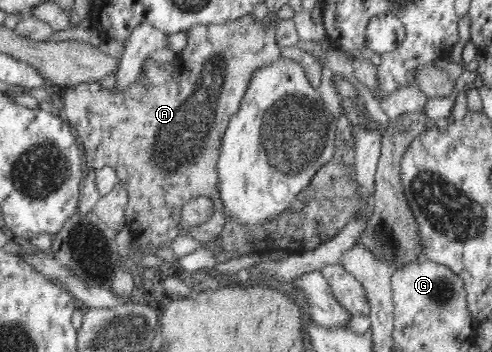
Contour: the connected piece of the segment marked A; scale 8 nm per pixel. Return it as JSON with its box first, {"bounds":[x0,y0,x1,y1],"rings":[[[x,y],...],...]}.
{"bounds":[61,17,281,247],"rings":[[[242,17],[219,26],[195,26],[187,30],[187,46],[176,54],[173,61],[163,67],[147,57],[138,77],[124,91],[117,93],[115,87],[103,88],[99,80],[76,84],[63,91],[61,117],[73,129],[78,148],[84,153],[85,170],[95,168],[97,172],[103,166],[114,168],[118,183],[124,186],[128,194],[124,217],[132,240],[138,242],[138,246],[171,247],[171,242],[181,234],[179,222],[183,206],[198,196],[206,196],[213,201],[213,214],[204,224],[192,227],[191,238],[206,244],[222,232],[227,217],[219,198],[217,161],[220,146],[231,115],[239,110],[255,70],[280,58],[281,48],[276,42],[279,19],[269,21],[246,20]]]}

